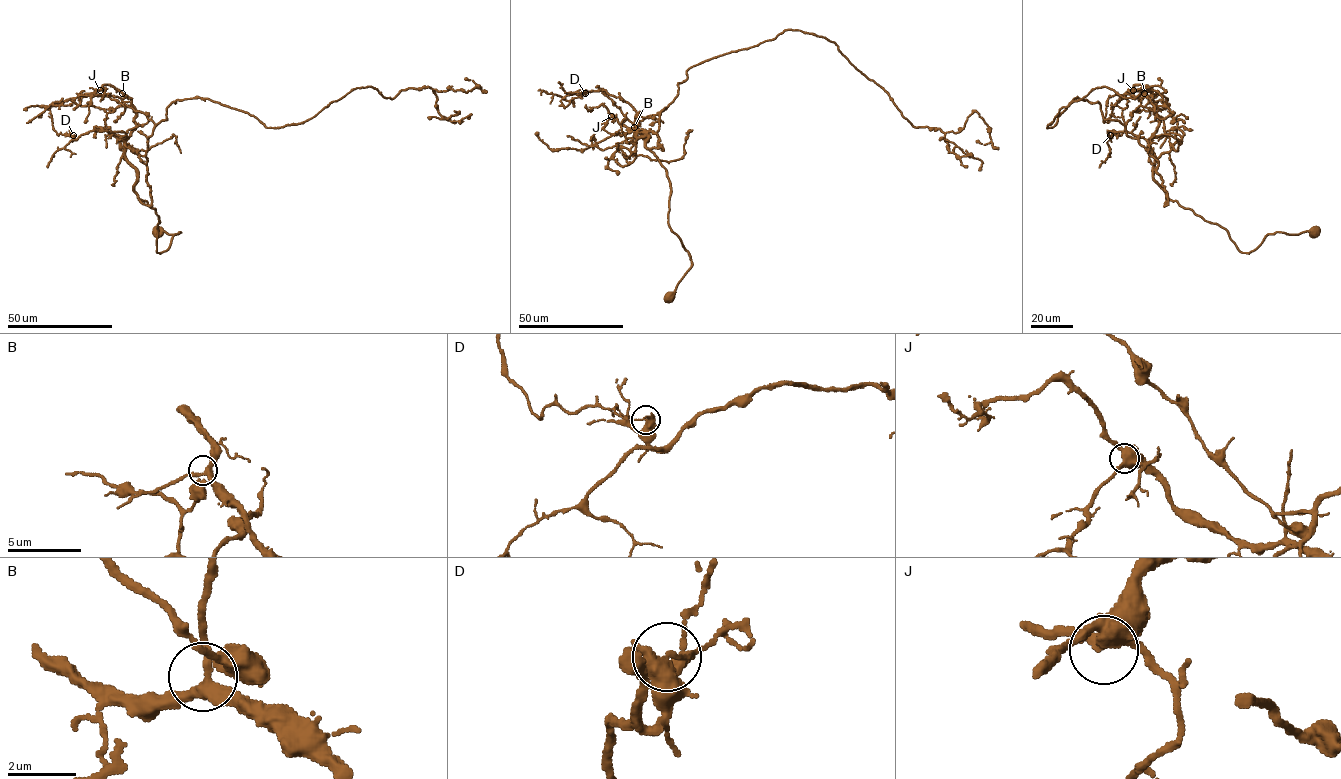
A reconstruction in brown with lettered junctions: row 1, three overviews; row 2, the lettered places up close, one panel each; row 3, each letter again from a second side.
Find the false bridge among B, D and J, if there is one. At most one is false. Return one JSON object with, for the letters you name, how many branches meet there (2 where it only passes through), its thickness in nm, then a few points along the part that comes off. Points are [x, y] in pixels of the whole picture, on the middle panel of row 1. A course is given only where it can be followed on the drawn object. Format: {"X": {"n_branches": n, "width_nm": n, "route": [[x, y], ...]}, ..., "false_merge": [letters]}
{"false_merge": []}

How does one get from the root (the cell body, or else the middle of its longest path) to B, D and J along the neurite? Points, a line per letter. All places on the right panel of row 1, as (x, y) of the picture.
B: (1312, 232), (1268, 234), (1241, 252), (1225, 229), (1169, 199), (1153, 178), (1149, 138), (1159, 117), (1144, 93)
D: (1312, 232), (1268, 234), (1241, 252), (1225, 229), (1168, 198), (1145, 139), (1110, 135)
J: (1312, 232), (1268, 234), (1241, 252), (1225, 229), (1169, 199), (1153, 178), (1159, 117), (1144, 87), (1133, 90)

